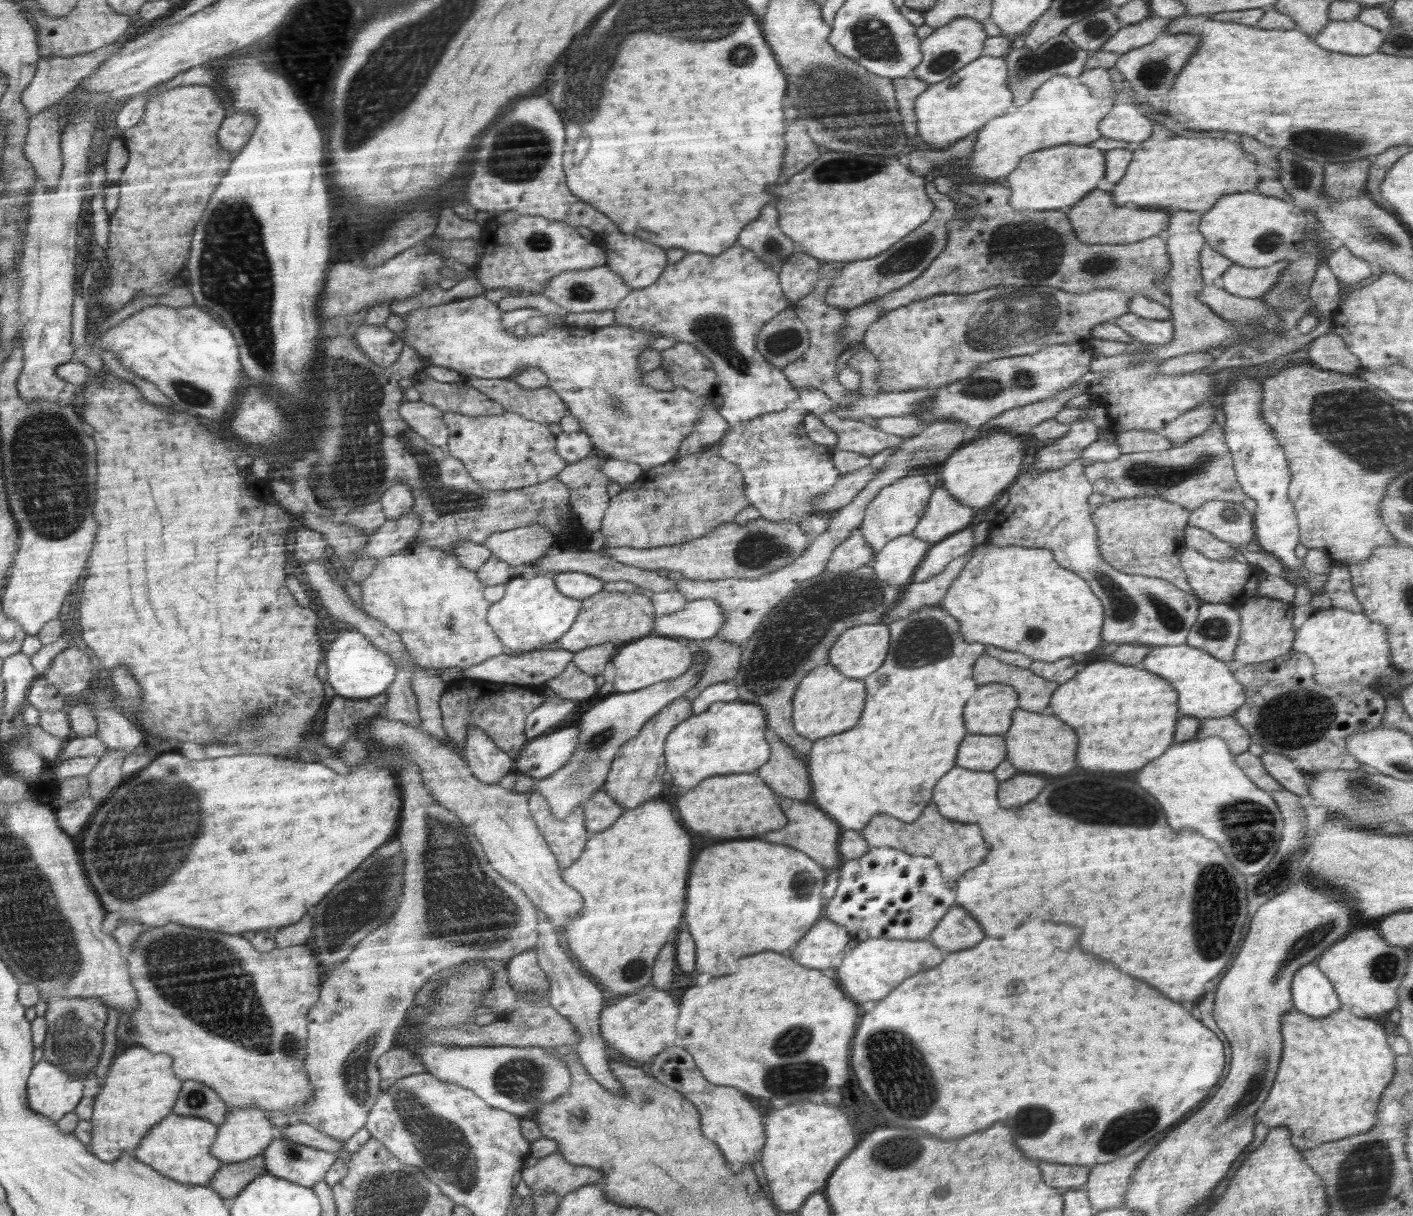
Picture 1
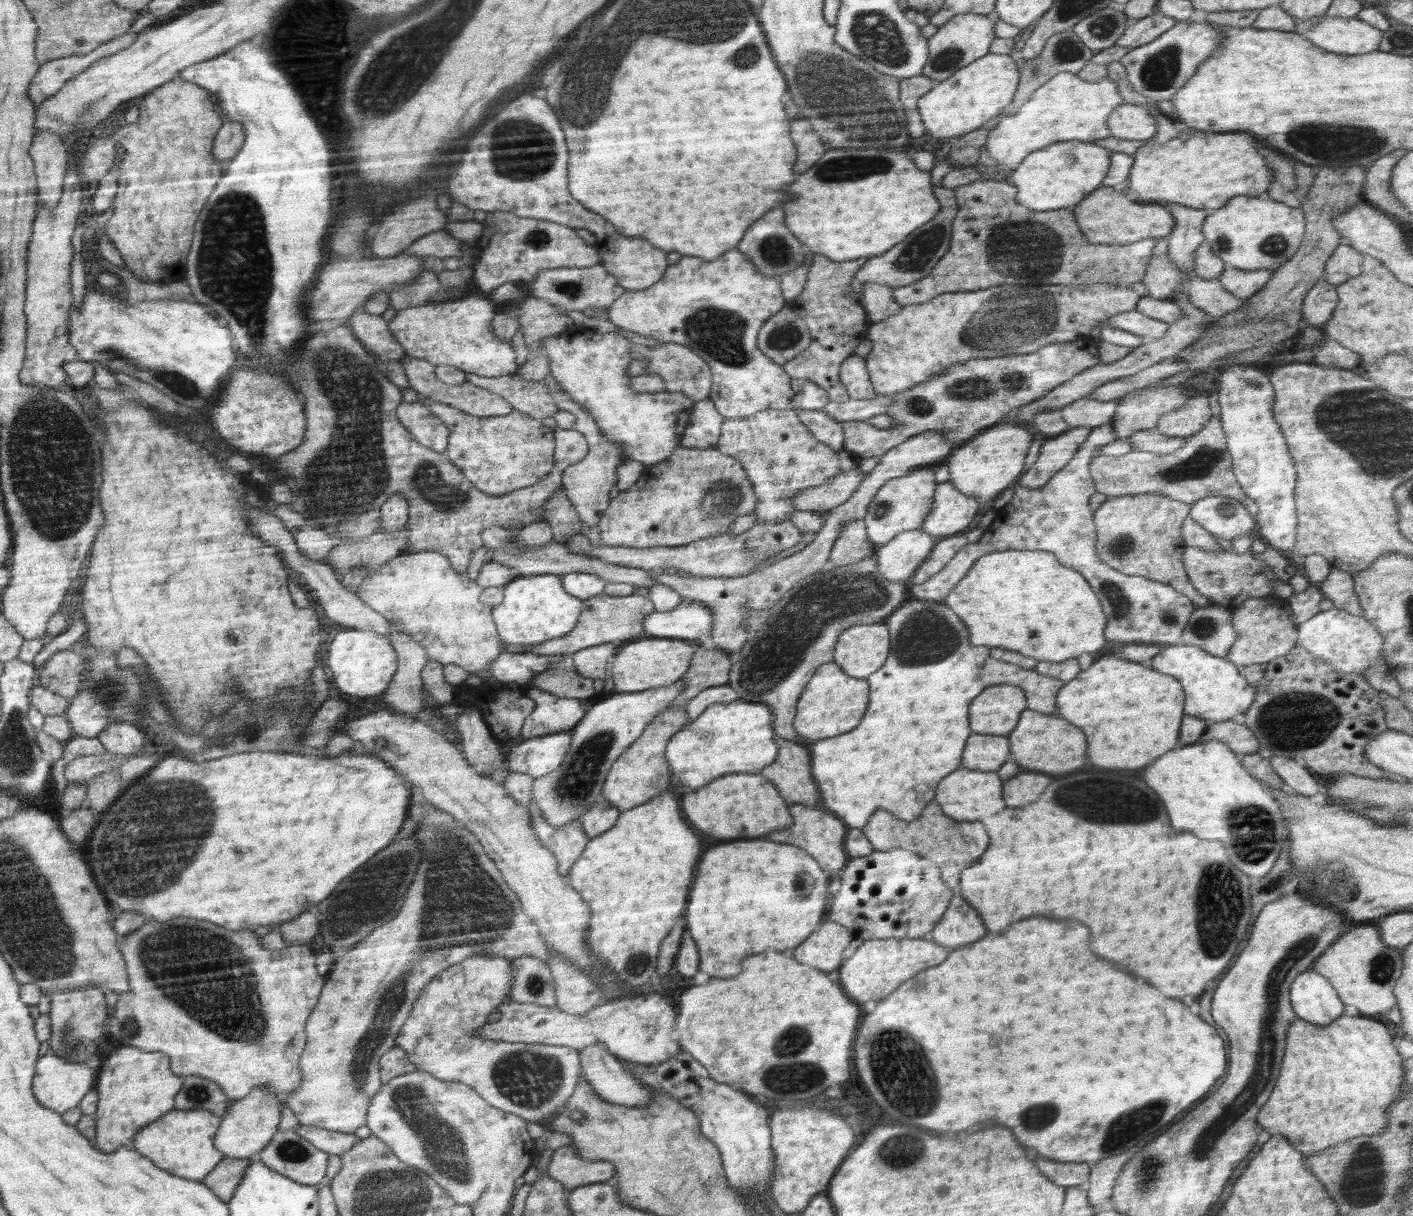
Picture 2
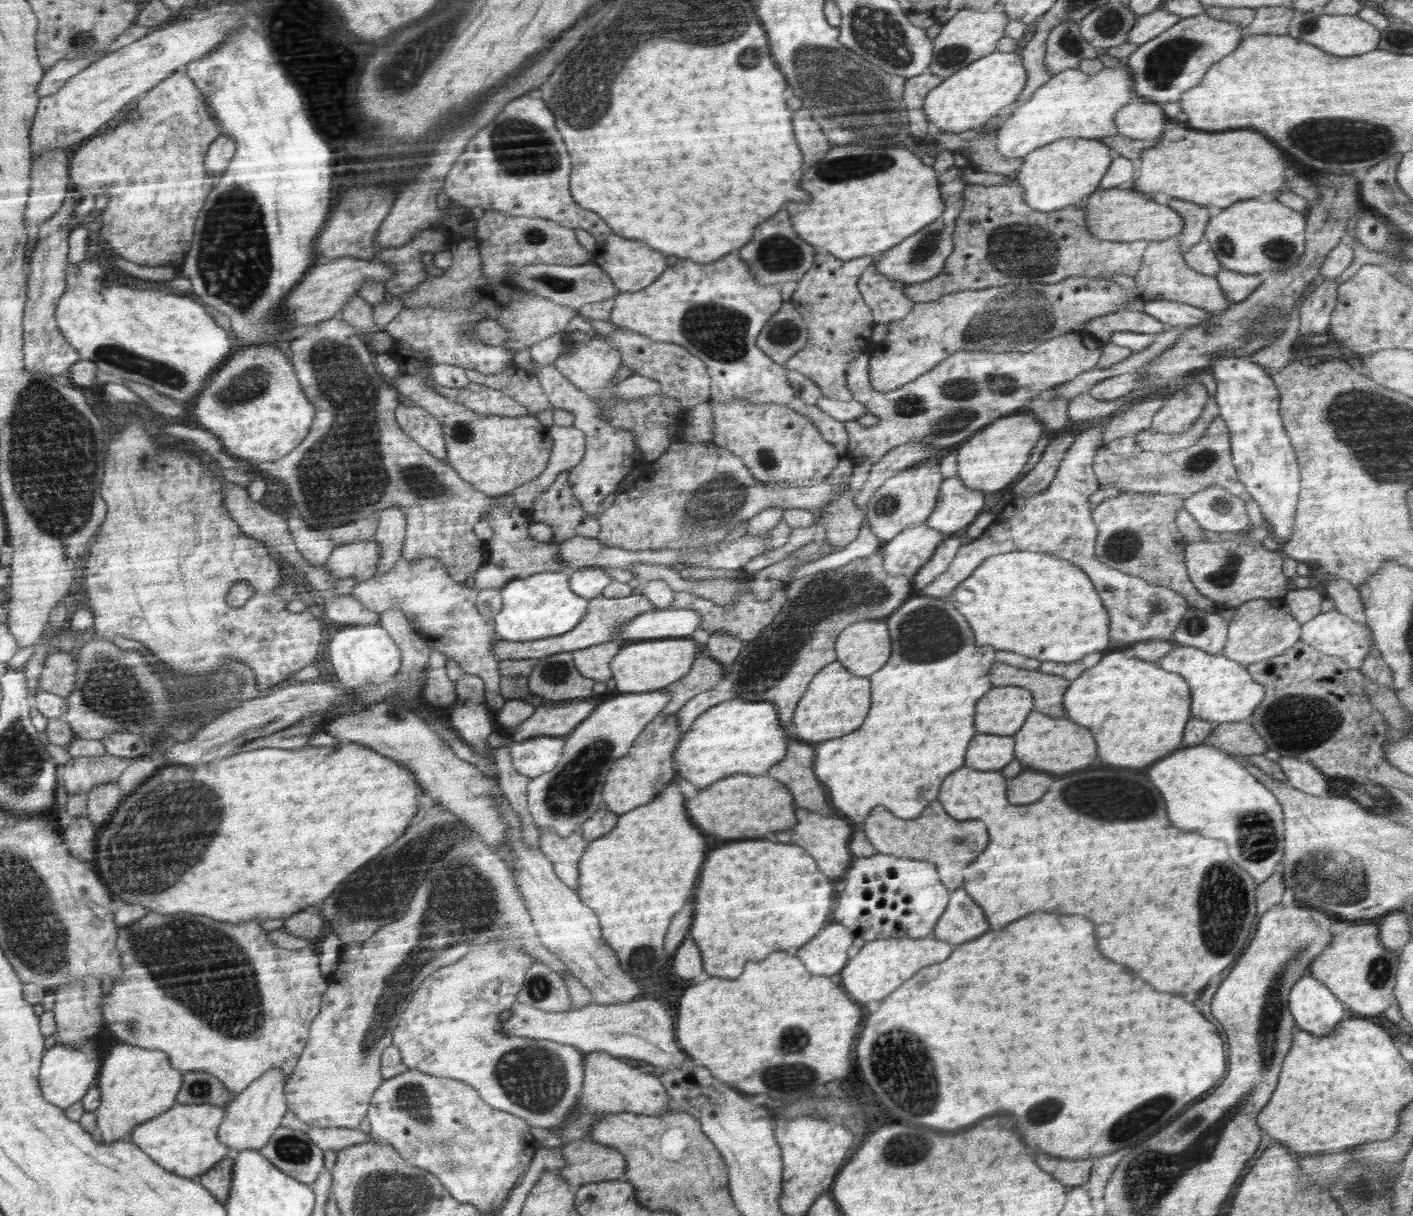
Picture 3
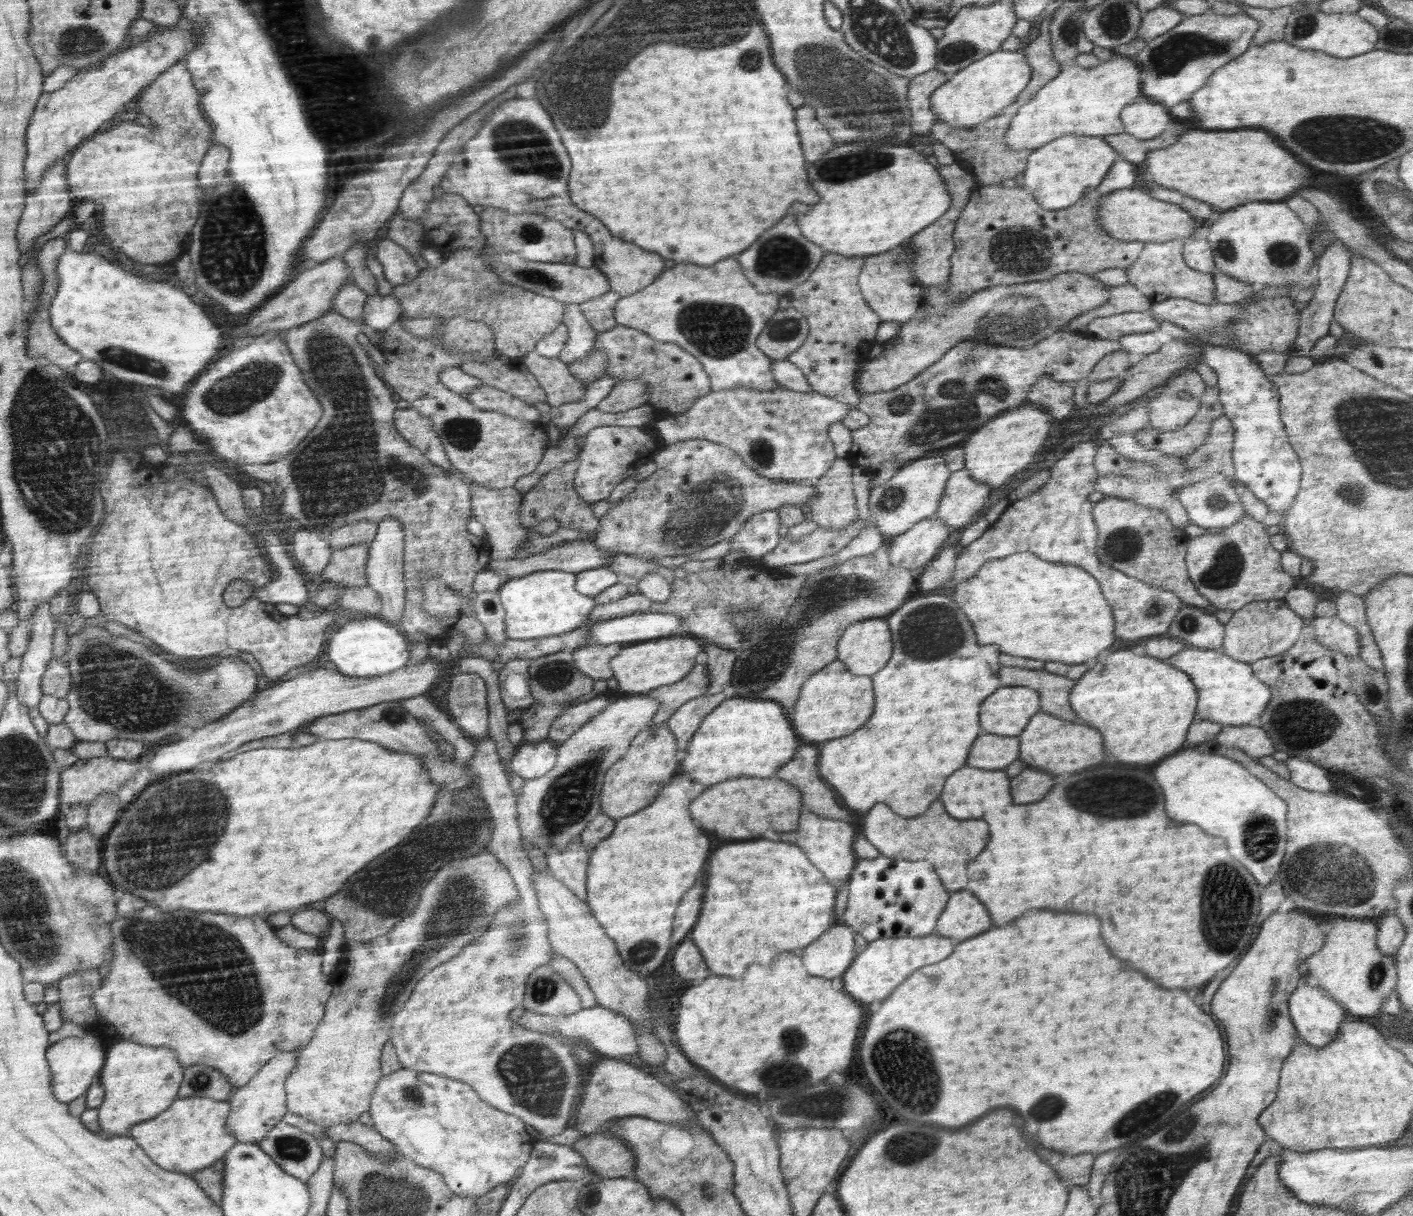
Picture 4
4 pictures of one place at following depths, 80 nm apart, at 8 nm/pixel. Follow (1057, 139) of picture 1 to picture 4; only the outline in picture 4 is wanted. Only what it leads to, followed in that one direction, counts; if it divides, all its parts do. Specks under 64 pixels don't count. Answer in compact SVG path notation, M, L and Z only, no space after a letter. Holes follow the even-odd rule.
M1113 55L1108 61L1101 61L1094 68L1082 68L1073 65L1064 68L1052 81L1047 82L1012 118L1010 128L1004 136L1004 145L1020 151L1022 149L1038 149L1066 134L1086 135L1088 137L1106 137L1125 133L1120 114L1125 106L1133 103L1141 94L1143 74L1139 66L1130 56Z

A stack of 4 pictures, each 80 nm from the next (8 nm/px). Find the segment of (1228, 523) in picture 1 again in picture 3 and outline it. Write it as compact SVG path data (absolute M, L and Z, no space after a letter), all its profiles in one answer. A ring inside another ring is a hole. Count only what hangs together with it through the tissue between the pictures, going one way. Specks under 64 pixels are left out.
M1211 485L1198 490L1190 498L1183 500L1183 508L1194 517L1198 525L1212 532L1240 532L1251 524L1245 502L1221 486Z

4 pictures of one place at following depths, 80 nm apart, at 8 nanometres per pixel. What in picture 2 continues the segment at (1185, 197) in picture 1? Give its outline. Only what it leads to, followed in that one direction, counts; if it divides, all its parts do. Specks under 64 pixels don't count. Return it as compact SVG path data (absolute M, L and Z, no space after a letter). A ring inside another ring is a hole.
M1238 132L1238 134L1187 134L1178 135L1170 142L1159 142L1152 137L1146 144L1134 154L1134 164L1130 169L1130 176L1125 185L1120 189L1128 194L1136 202L1183 204L1188 208L1198 210L1216 210L1222 208L1232 197L1254 196L1258 197L1266 192L1272 183L1274 174L1266 168L1266 160L1256 150L1256 140L1250 134Z

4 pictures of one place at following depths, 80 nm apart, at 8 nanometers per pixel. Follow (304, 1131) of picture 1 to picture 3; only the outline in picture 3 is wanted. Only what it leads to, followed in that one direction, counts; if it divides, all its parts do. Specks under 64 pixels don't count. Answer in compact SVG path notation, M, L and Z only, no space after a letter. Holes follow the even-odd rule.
M312 1127L305 1132L306 1135L323 1152L328 1150L338 1151L352 1147L353 1145L366 1144L366 1142L376 1142L377 1136L366 1134L359 1128L330 1127L320 1128Z

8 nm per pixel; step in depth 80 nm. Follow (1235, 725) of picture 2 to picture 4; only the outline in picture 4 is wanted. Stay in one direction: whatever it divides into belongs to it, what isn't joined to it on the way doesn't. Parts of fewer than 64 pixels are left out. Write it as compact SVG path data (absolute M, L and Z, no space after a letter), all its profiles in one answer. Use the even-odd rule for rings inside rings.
M1250 724L1242 726L1223 726L1220 734L1215 736L1215 741L1226 748L1239 748L1248 756L1271 756L1276 750L1272 741L1264 730Z

